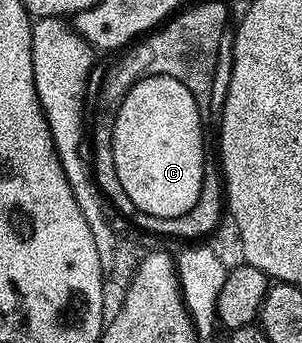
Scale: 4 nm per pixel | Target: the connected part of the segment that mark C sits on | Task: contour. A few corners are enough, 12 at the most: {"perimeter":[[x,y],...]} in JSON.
{"perimeter":[[168,75],[129,89],[113,165],[138,214],[181,217],[203,175],[199,106]]}

